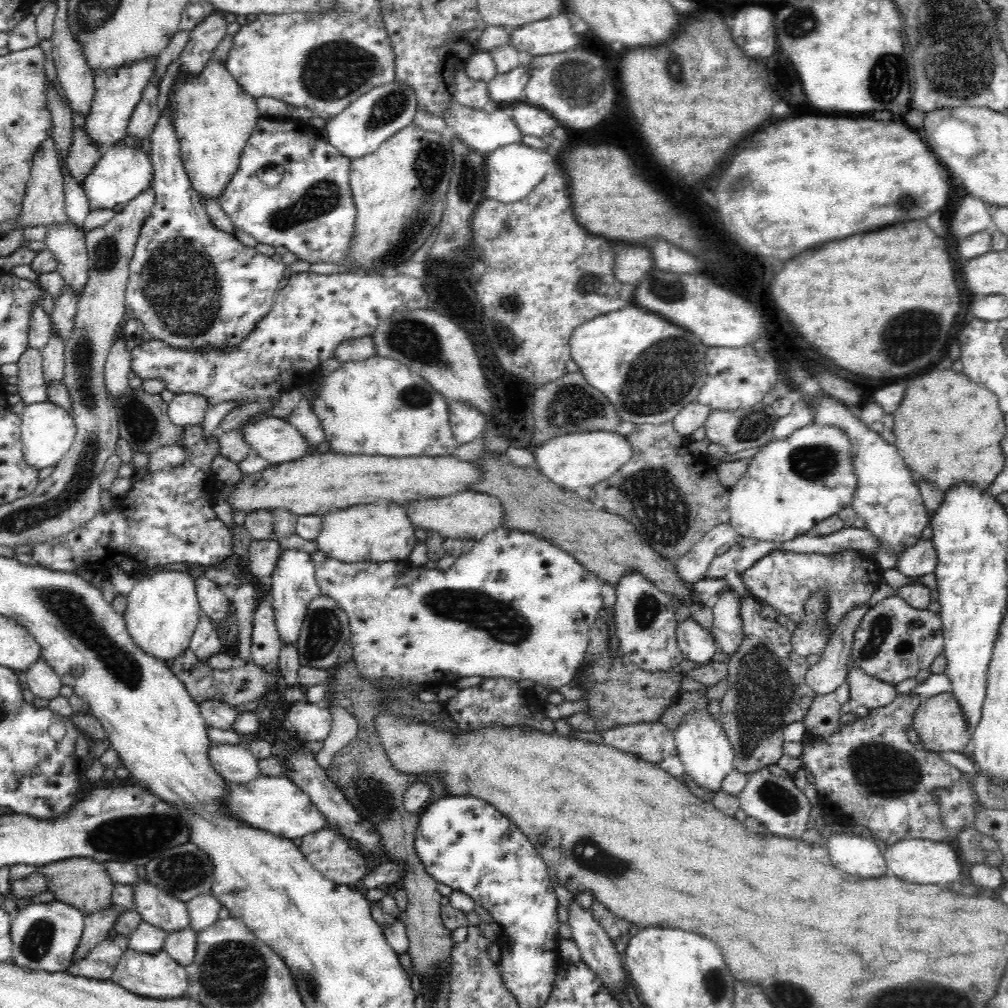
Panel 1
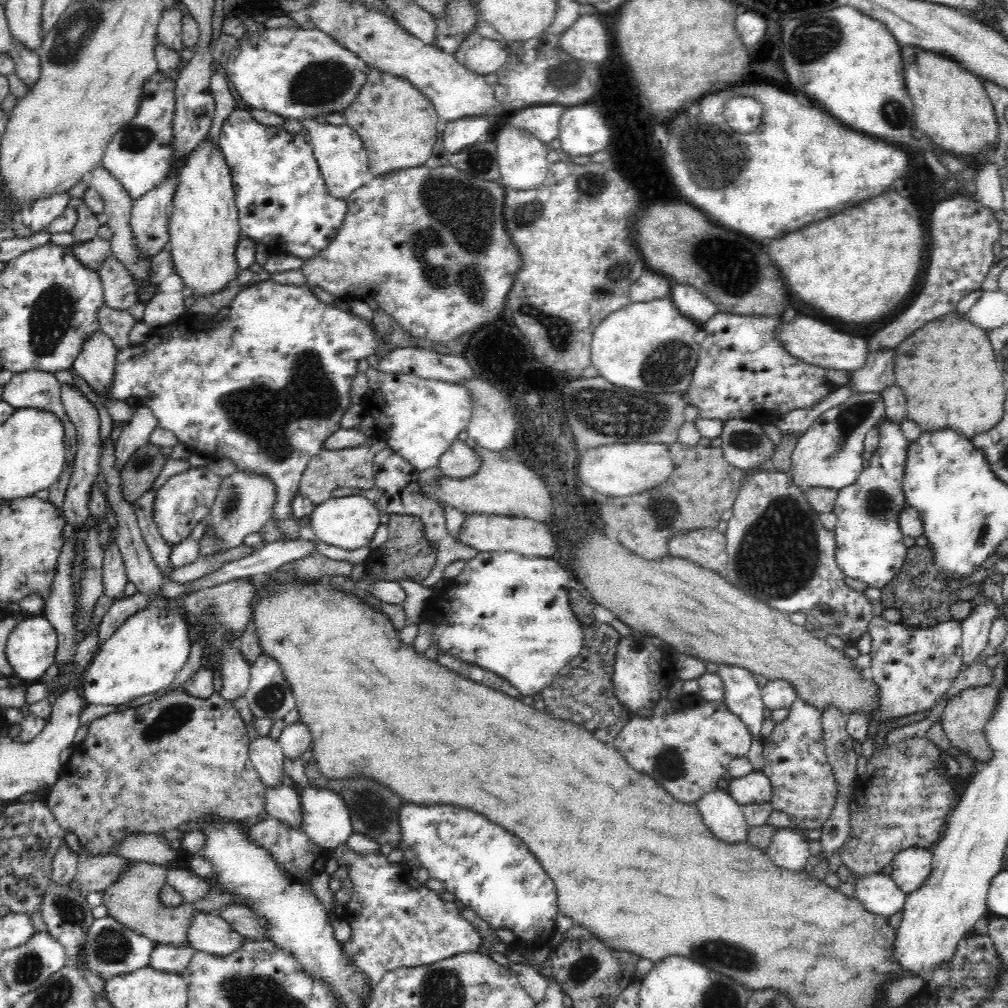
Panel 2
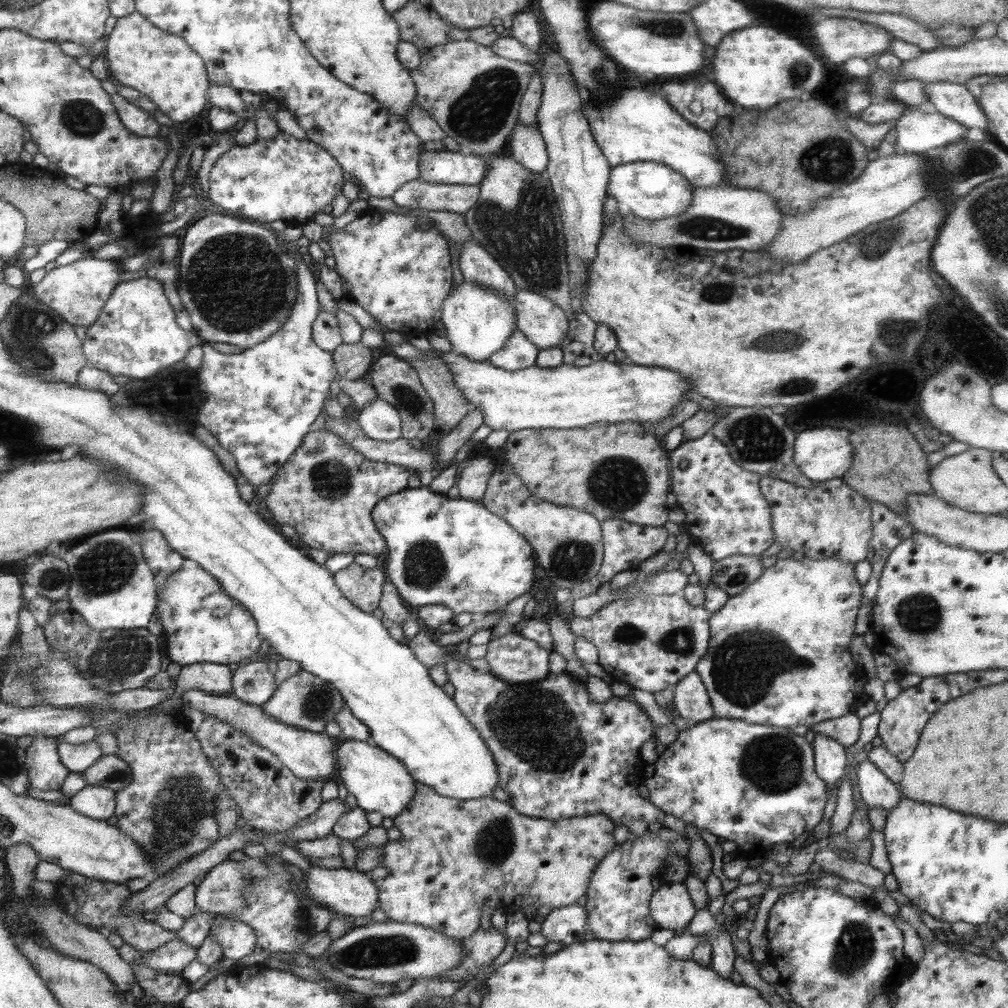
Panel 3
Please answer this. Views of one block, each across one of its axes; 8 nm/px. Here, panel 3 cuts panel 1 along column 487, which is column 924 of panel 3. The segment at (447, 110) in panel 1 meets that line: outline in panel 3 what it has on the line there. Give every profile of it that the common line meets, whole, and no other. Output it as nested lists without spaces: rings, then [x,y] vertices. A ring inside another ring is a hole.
[[[910,106],[903,112],[895,125],[898,151],[923,154],[932,148],[966,139],[968,128],[947,115],[928,114]]]

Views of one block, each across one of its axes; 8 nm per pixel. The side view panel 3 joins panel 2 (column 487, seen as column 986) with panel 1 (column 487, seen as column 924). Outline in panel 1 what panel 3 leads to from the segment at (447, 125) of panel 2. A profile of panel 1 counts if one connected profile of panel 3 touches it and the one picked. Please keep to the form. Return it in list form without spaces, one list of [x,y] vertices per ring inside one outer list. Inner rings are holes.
[[[520,64],[507,74],[496,75],[487,83],[488,94],[498,107],[507,107],[523,100],[523,90],[528,82],[528,66]]]

